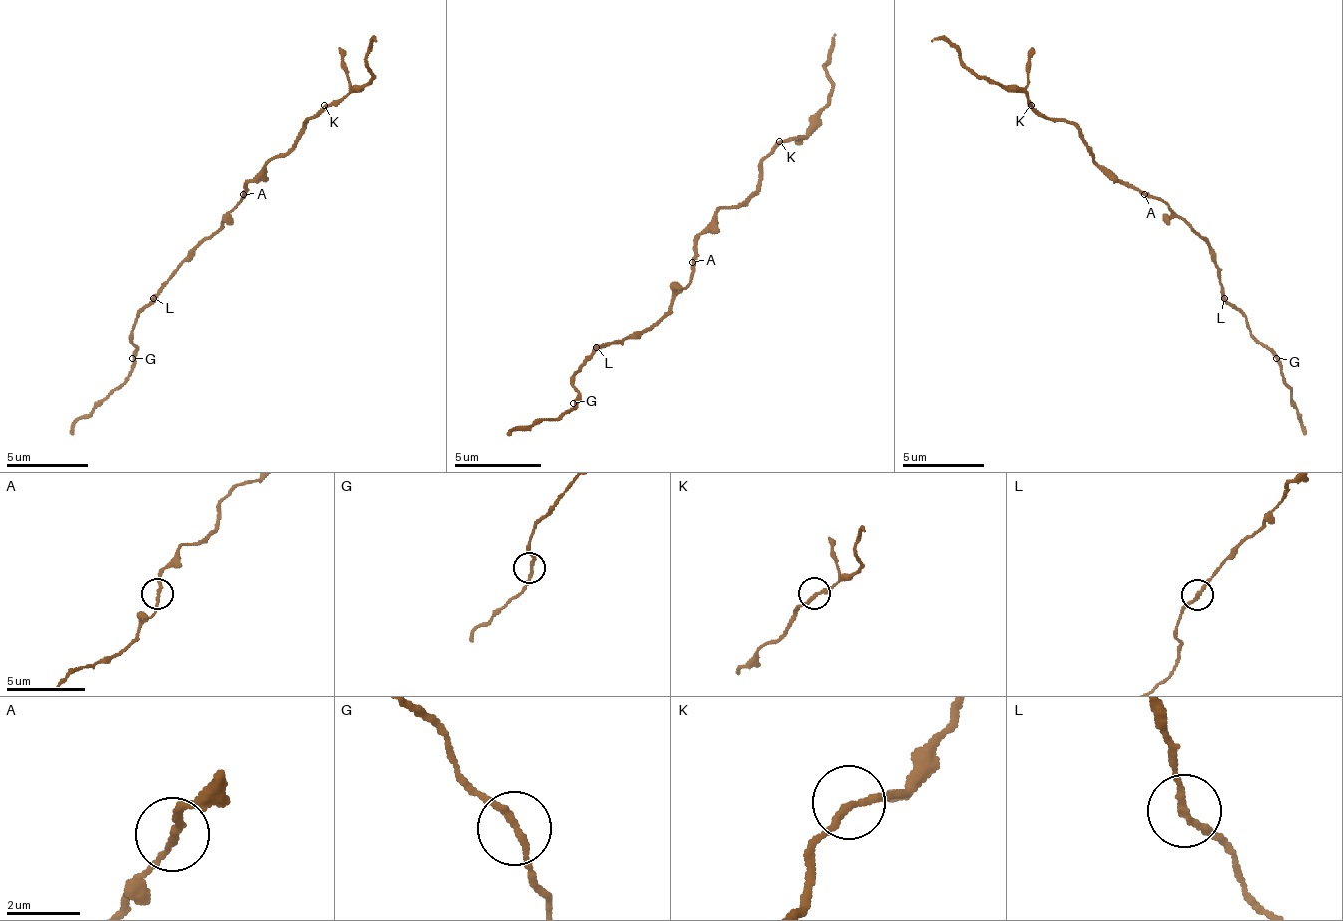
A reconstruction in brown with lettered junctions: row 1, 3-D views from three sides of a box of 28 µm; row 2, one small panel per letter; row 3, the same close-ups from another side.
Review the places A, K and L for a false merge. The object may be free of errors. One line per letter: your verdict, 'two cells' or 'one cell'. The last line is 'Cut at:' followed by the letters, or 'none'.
A: one cell
K: one cell
L: one cell
Cut at: none

